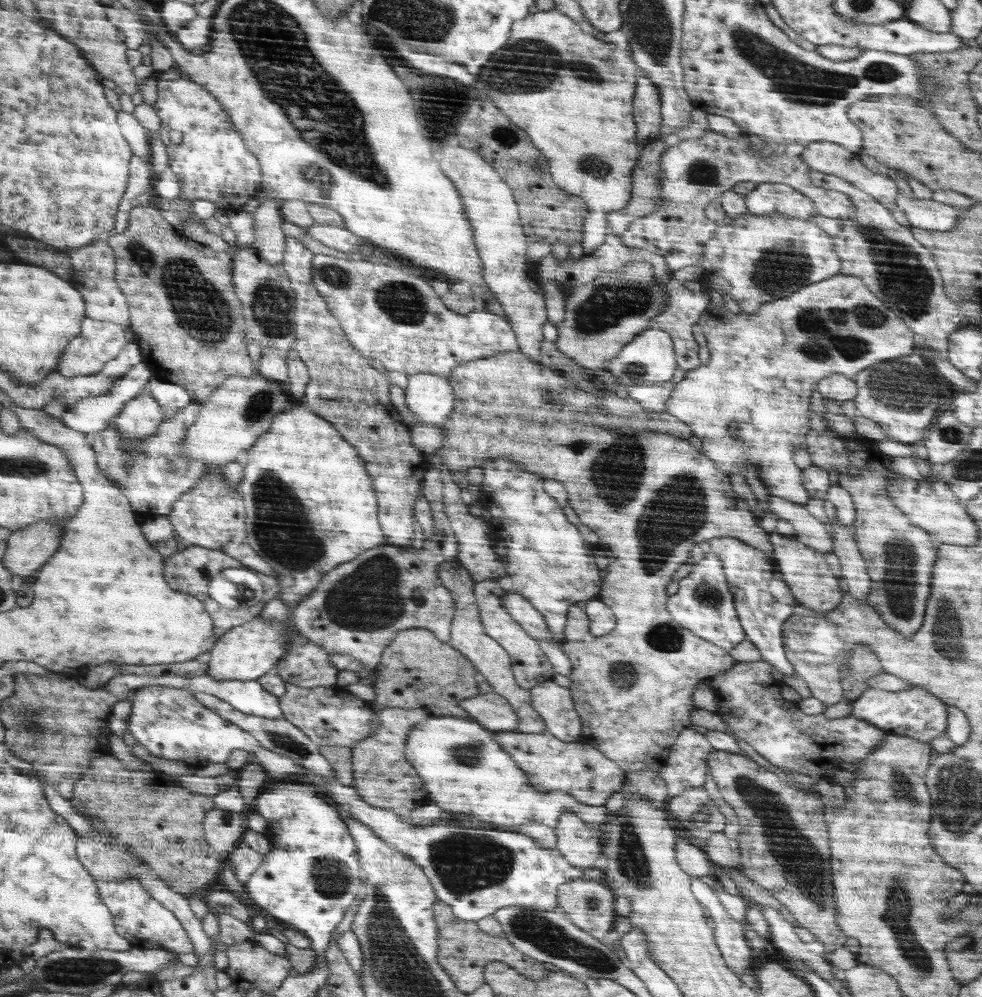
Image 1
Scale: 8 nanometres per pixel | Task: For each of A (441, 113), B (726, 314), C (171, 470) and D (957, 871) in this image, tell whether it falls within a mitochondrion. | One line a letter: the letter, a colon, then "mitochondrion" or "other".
A: mitochondrion
B: other
C: mitochondrion
D: other

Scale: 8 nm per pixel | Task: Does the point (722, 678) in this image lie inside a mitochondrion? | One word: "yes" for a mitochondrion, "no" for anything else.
no

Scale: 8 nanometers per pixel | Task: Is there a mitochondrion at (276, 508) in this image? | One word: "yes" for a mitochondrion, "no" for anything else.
yes

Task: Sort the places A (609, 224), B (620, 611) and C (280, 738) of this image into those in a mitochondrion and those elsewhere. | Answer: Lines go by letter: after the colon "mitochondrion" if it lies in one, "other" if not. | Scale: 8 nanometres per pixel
A: other
B: other
C: mitochondrion

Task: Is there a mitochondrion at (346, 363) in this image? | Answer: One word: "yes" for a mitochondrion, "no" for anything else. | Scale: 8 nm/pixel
no

